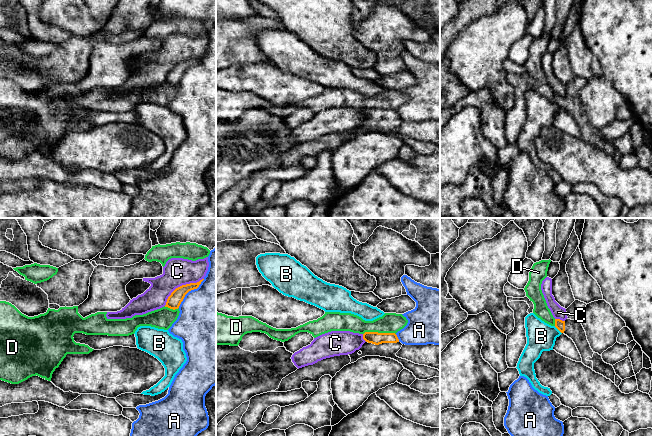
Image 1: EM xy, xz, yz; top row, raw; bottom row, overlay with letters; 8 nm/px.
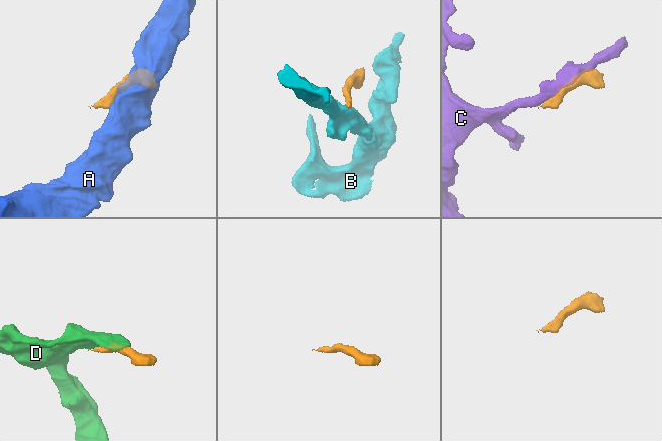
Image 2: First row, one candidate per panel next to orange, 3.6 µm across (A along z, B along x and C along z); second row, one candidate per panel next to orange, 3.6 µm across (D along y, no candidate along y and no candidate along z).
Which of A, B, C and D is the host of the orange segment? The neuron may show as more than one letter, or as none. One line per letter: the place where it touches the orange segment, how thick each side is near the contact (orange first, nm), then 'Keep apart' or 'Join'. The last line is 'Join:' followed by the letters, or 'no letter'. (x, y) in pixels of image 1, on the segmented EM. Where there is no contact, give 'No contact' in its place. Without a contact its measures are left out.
A: Touches orange at xy (189, 290). Thickness 110 nm (orange) against 460 nm. Keep apart
B: Touches orange at yz (558, 329). Thickness 80 nm (orange) against 220 nm. Keep apart
C: Touches orange at xy (182, 285). Thickness 110 nm (orange) against 220 nm. Keep apart
D: Touches orange at xz (379, 333). Thickness 100 nm (orange) against 160 nm. Keep apart
Join: no letter

